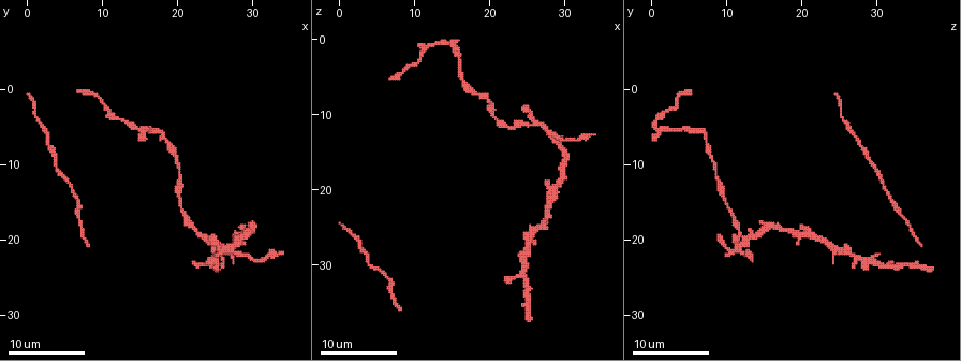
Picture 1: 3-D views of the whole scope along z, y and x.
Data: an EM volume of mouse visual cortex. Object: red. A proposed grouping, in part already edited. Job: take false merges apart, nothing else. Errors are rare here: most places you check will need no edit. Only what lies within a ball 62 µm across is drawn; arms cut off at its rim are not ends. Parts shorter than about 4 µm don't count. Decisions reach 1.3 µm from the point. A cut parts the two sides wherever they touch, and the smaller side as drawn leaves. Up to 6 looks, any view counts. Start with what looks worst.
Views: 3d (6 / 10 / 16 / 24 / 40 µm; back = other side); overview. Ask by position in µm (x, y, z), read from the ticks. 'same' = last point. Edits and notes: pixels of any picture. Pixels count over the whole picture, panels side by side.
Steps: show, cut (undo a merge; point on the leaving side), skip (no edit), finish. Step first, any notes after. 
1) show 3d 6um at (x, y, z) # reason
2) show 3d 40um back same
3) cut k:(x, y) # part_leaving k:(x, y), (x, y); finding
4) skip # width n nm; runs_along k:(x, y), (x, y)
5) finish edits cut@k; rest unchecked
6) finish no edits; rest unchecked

show 3d 10um at (27.0, 21.5, 11.5)

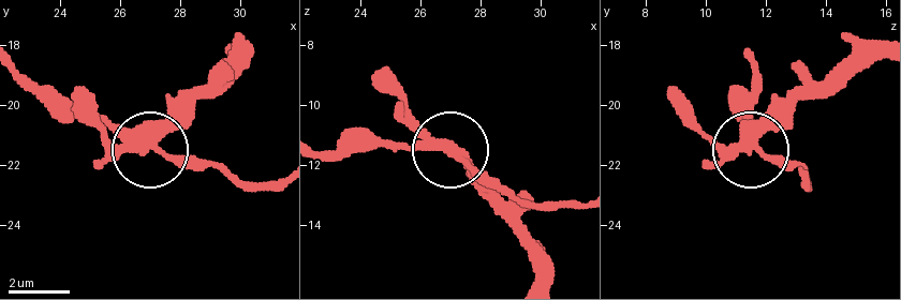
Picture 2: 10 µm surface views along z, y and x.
cut 2:(398, 145) # part_leaving 2:(437, 146), (346, 146), (319, 154); two neurons meet here

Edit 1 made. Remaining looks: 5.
show overview

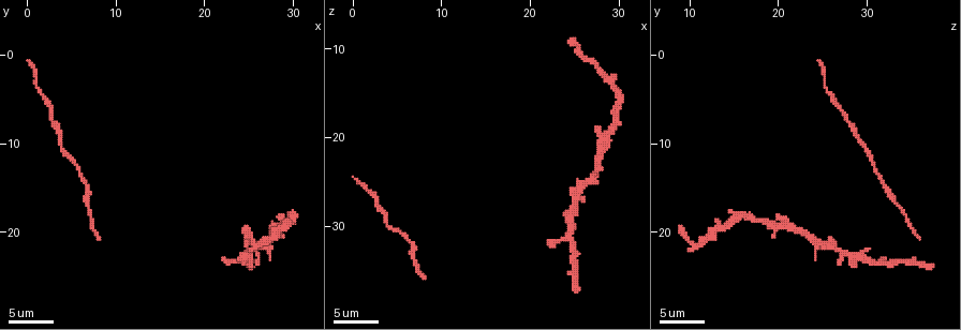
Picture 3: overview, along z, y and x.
show 3d 10um at (24.6, 23.6, 31.8) # two arms in line, one across

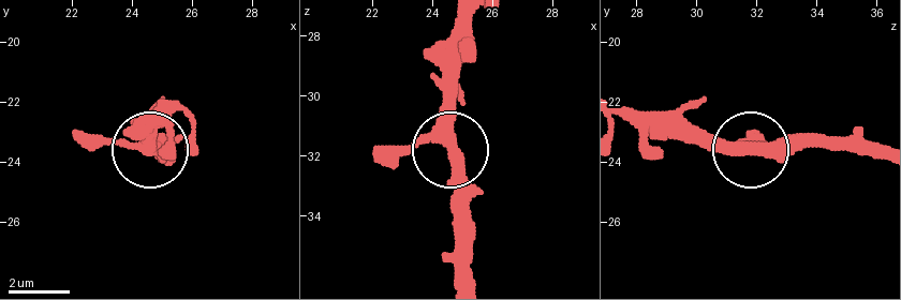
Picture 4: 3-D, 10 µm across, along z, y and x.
skip # side_arm 6 um; arms 3; one neuron here

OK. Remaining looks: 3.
show 3d 16um at (28.0, 19.8, 22.4)

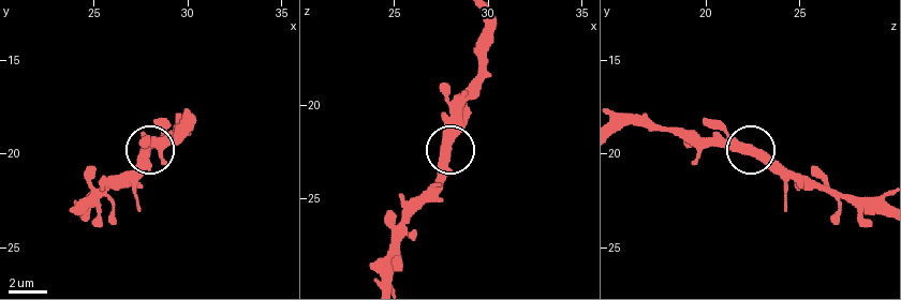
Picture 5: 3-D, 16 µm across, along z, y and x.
skip # width 480 nm; all the same neuron

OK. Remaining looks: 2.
finish edits cut@2; rest unchecked

